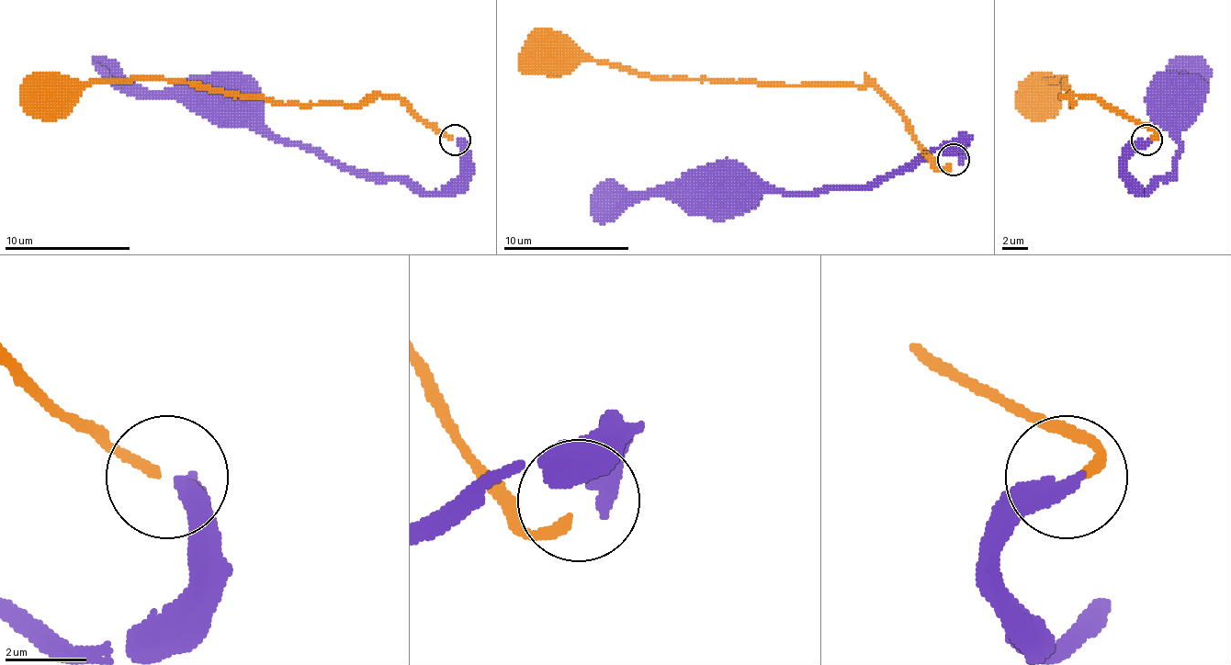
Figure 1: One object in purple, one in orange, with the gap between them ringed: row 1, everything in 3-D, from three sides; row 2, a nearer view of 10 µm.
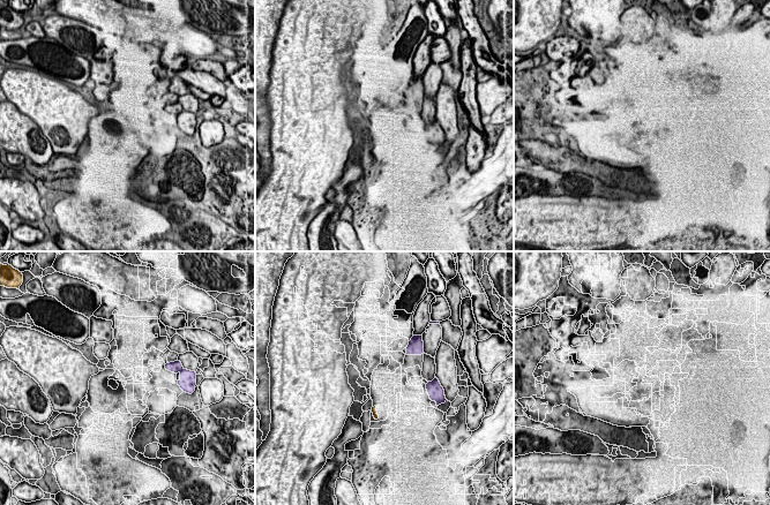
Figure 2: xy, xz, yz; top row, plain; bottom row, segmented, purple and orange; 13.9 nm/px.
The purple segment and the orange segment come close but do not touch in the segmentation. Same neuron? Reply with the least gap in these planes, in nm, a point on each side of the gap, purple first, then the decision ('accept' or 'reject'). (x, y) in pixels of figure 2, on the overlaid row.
750 nm | xz (426, 389), (375, 406) | reject

